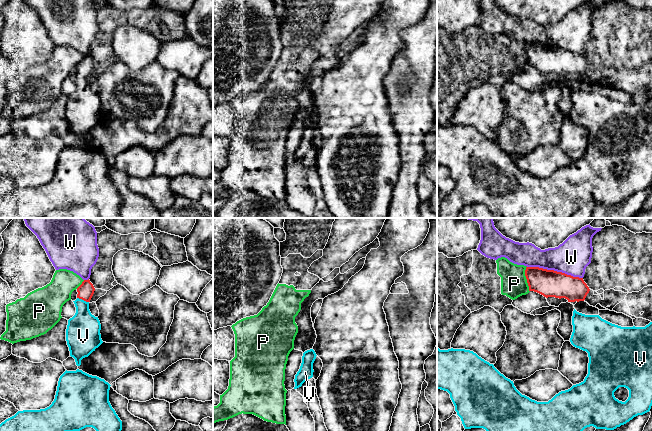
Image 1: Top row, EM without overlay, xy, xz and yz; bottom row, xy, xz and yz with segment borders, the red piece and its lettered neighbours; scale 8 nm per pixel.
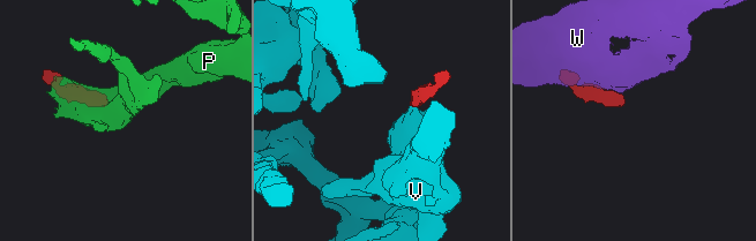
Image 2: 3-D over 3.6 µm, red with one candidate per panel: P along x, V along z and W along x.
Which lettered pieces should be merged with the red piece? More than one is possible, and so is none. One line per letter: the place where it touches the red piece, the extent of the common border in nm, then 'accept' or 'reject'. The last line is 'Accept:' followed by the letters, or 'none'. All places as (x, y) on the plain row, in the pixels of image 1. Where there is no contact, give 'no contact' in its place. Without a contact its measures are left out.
P: yz (526, 54) | 200 nm | reject
V: xy (83, 75) | 100 nm | accept
W: yz (555, 47) | 460 nm | reject
Accept: V

